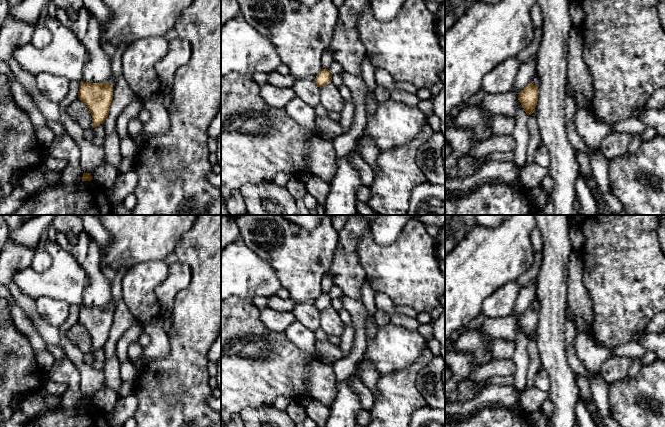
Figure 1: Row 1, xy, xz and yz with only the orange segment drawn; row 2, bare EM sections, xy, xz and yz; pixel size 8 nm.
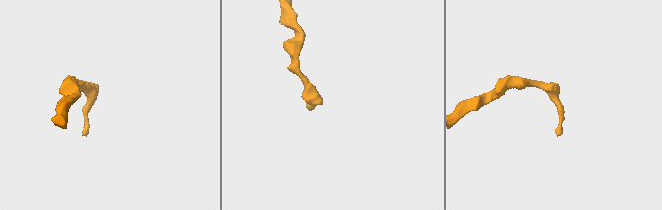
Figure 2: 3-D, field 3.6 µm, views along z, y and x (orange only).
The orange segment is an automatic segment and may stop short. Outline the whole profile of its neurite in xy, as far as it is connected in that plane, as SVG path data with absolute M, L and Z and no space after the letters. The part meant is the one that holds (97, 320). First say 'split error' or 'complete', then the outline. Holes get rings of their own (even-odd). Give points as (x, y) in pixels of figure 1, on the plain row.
split error; M112 300L107 306L85 307L80 306L78 322L89 332L91 337L92 352L103 348L109 338L113 323L113 310L115 302Z

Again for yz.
split error; M536 298L530 307L519 317L518 324L522 332L529 340L535 336L535 331L538 324L538 310L540 308L539 301Z

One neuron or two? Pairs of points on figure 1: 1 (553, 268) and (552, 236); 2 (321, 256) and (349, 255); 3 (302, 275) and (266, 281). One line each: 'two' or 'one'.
1: one
2: two
3: two

